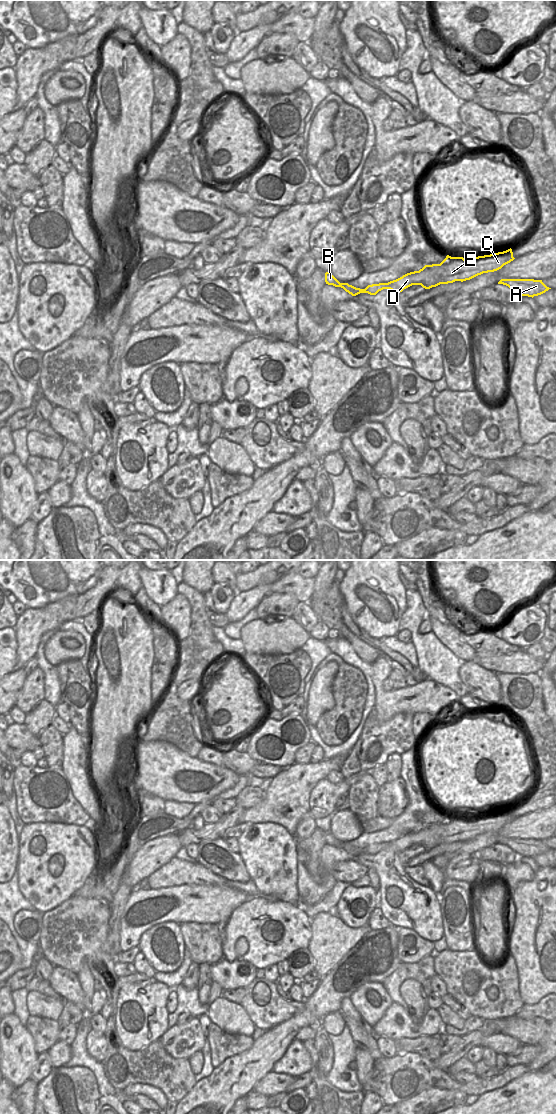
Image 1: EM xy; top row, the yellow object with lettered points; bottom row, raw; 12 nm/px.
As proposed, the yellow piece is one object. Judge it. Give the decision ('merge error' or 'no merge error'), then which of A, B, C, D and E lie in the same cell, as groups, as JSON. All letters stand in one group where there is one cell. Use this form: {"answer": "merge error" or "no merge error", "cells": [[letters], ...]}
{"answer": "merge error", "cells": [["A", "B", "D"], ["C", "E"]]}

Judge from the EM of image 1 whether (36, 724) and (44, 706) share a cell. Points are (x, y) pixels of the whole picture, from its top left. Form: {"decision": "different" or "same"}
{"decision": "same"}

